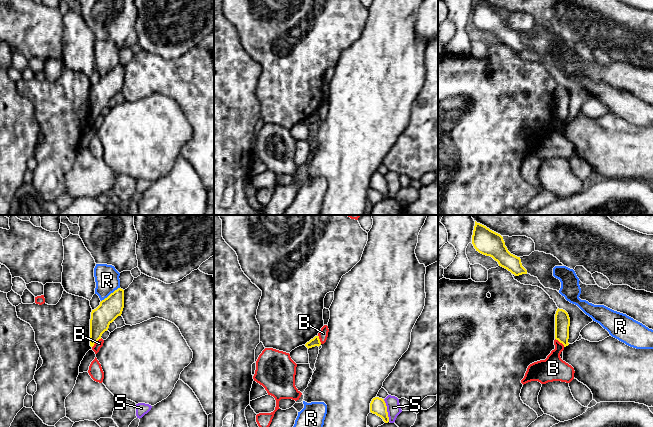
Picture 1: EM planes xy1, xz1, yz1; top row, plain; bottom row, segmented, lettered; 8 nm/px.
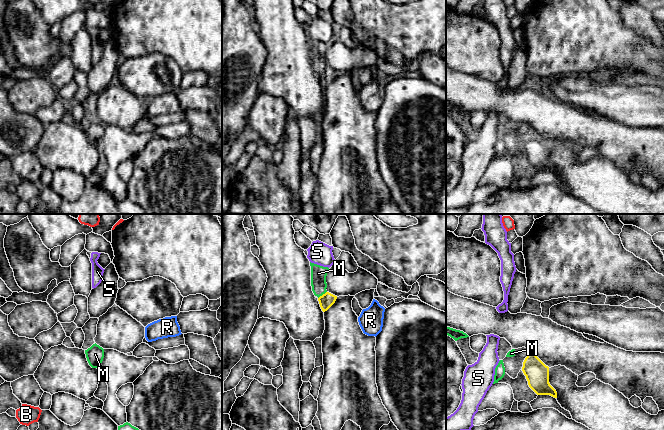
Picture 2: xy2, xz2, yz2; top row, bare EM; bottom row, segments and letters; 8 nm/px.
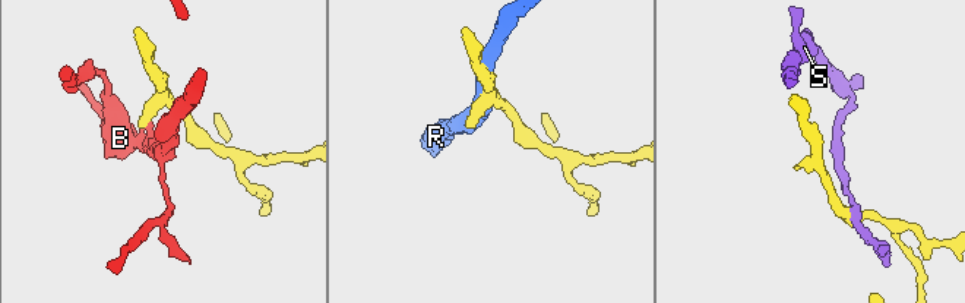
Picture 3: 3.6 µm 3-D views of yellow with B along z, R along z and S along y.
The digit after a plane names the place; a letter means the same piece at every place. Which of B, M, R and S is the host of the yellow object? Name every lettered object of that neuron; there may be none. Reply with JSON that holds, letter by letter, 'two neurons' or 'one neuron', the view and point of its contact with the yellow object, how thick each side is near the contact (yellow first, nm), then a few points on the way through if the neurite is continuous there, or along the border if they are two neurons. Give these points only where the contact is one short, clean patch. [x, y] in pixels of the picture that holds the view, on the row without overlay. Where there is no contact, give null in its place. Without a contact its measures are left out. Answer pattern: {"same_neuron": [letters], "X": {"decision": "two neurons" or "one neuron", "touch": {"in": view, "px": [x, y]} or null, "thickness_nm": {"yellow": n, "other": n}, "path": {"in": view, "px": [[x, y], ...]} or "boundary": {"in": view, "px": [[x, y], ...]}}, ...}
{"same_neuron": ["M"], "B": {"decision": "two neurons", "touch": {"in": "xy1", "px": [96, 117]}, "thickness_nm": {"yellow": 170, "other": 60}, "boundary": {"in": "xy1", "px": [[101, 114], [92, 123]]}}, "M": {"decision": "one neuron", "touch": {"in": "xz2", "px": [323, 70]}, "thickness_nm": {"yellow": 110, "other": 130}, "path": {"in": "xz2", "px": [[326, 76], [323, 70], [319, 66], [318, 49]]}}, "R": {"decision": "two neurons", "touch": {"in": "xy1", "px": [111, 69]}, "thickness_nm": {"yellow": 180, "other": 190}}, "S": {"decision": "two neurons", "touch": {"in": "xz1", "px": [386, 186]}, "thickness_nm": {"yellow": 130, "other": 110}, "boundary": {"in": "xz1", "px": [[383, 175], [389, 197]]}}}

